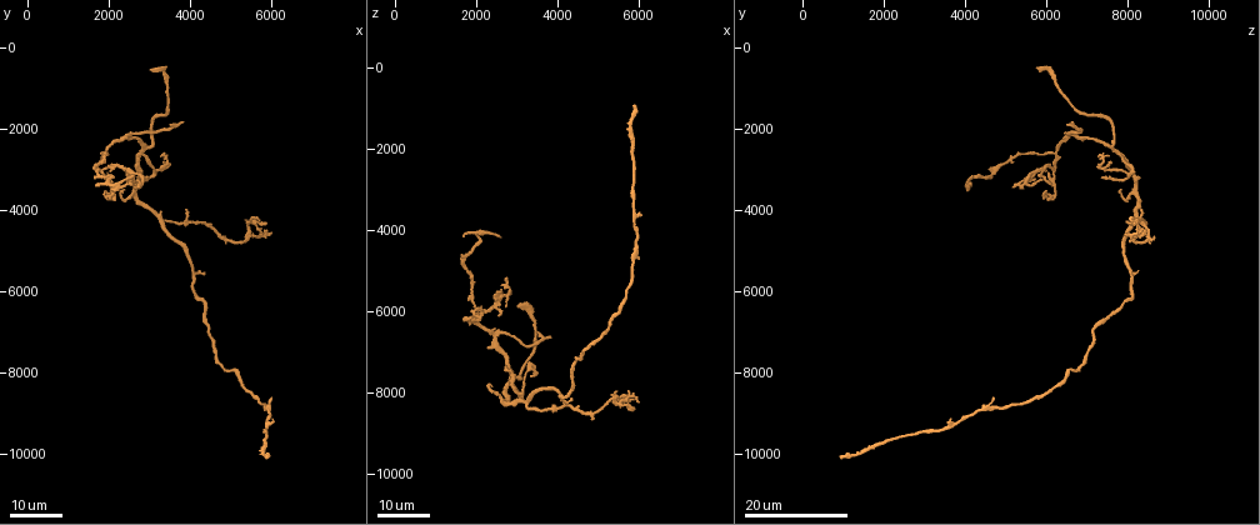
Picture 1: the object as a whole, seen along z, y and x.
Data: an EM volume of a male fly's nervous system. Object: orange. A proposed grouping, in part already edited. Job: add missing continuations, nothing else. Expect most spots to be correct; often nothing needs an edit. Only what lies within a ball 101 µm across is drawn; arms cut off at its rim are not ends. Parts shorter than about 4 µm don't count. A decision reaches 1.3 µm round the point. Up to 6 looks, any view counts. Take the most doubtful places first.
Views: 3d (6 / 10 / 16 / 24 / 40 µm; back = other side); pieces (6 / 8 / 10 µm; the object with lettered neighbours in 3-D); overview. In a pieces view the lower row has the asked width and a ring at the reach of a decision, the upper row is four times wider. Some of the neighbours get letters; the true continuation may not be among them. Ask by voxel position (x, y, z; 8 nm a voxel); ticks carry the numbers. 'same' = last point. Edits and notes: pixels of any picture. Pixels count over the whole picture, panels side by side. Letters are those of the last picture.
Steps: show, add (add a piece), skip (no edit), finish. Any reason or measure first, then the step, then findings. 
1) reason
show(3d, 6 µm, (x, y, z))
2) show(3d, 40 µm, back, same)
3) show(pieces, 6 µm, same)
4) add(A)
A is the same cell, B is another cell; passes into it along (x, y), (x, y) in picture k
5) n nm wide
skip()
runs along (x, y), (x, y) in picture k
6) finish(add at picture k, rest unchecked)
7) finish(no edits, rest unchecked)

branch stops here
show(3d, 24 µm, (3750, 1800, 6600))

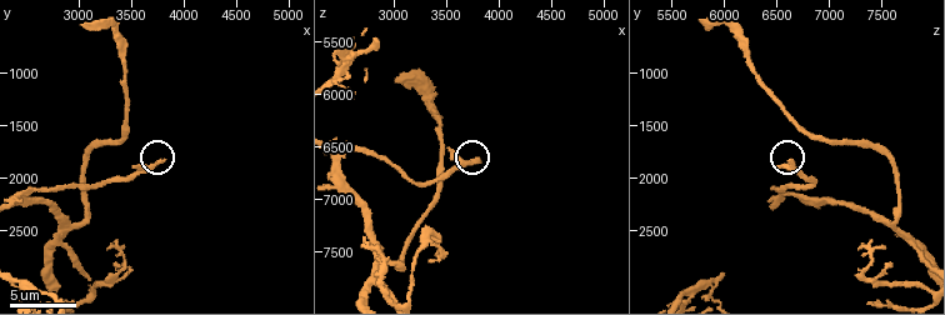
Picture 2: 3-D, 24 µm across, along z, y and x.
what lies round it
show(pieces, 10 µm, (3800, 1840, 6620))

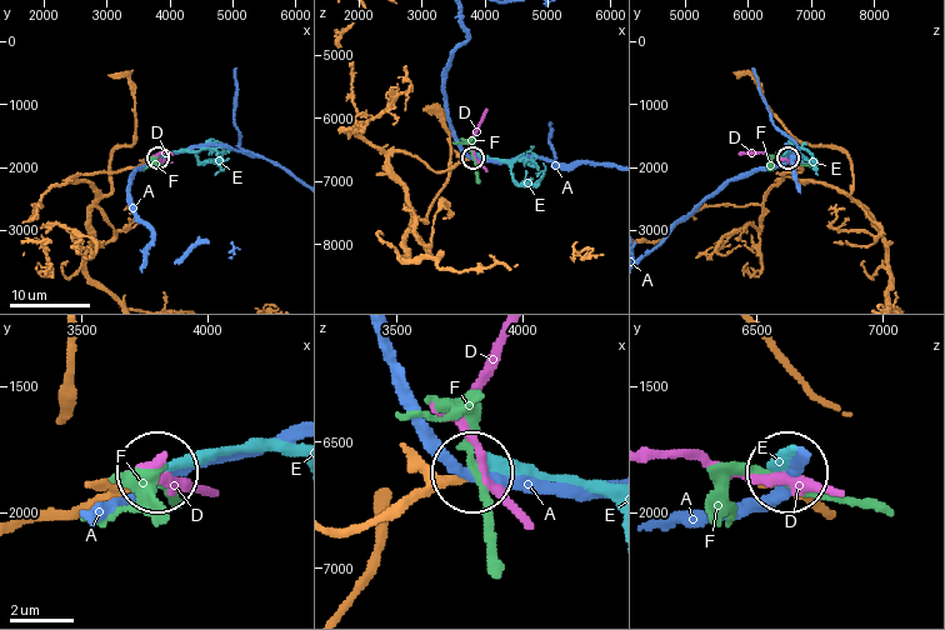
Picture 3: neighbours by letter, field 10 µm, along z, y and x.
add(E)
E is the same cell, A, D and F are other cells; passes into it along (453, 169), (481, 156), (504, 160), (520, 183), (544, 174) in picture 3; the cell continues

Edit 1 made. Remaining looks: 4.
free end
show(3d, 16 µm, (3900, 4050, 8400))

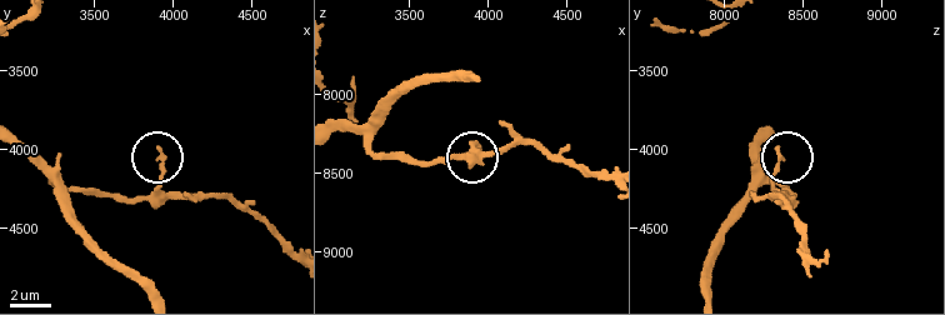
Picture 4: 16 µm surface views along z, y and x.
what lies round it
show(pieces, 6 µm, (3900, 4000, 8360))

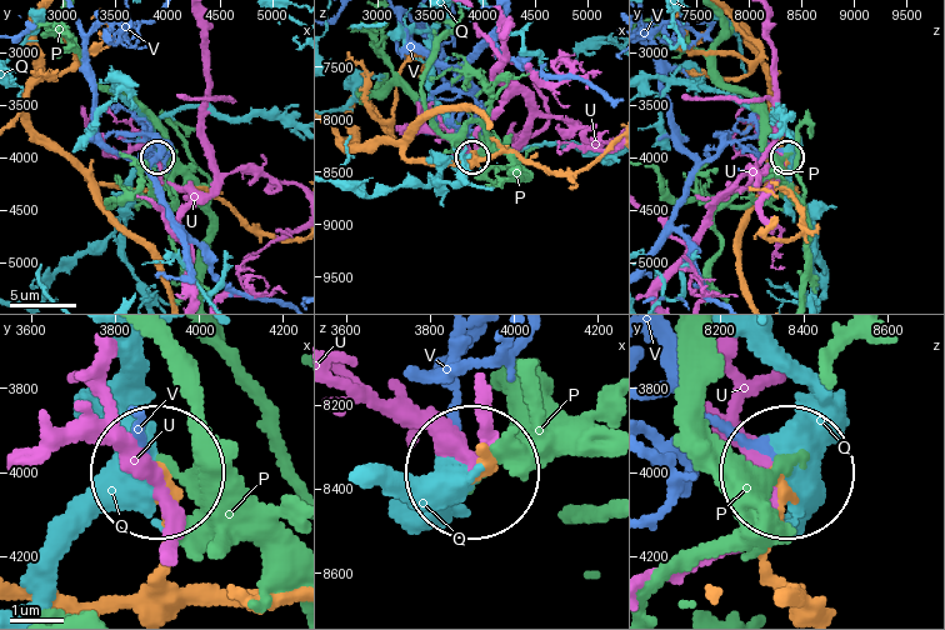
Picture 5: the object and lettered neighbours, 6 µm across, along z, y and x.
skip()
P, Q, U and V are other cells; none of them fits

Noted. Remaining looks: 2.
branch stops here
show(3d, 24 µm, (2400, 3450, 7800))

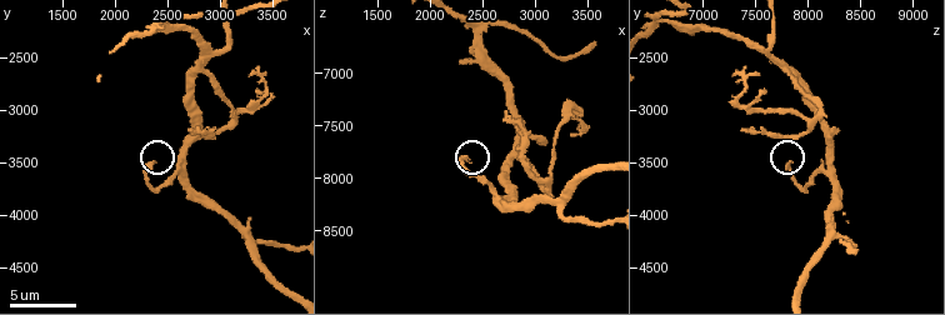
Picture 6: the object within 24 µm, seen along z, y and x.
show(pieces, 10 µm, (2380, 3500, 7800))

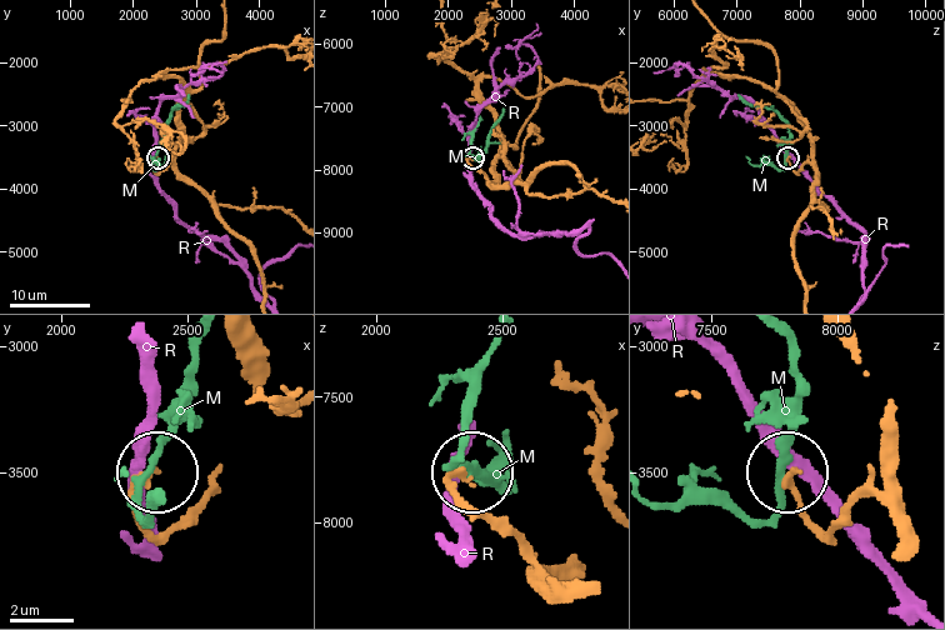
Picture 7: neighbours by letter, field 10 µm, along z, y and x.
skip()
M and R are other cells; runs along (891, 514), (866, 498), (826, 530), (789, 476) in picture 7; no lettered piece goes on from it

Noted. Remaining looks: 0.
finish(add at picture 3, rest unchecked)

